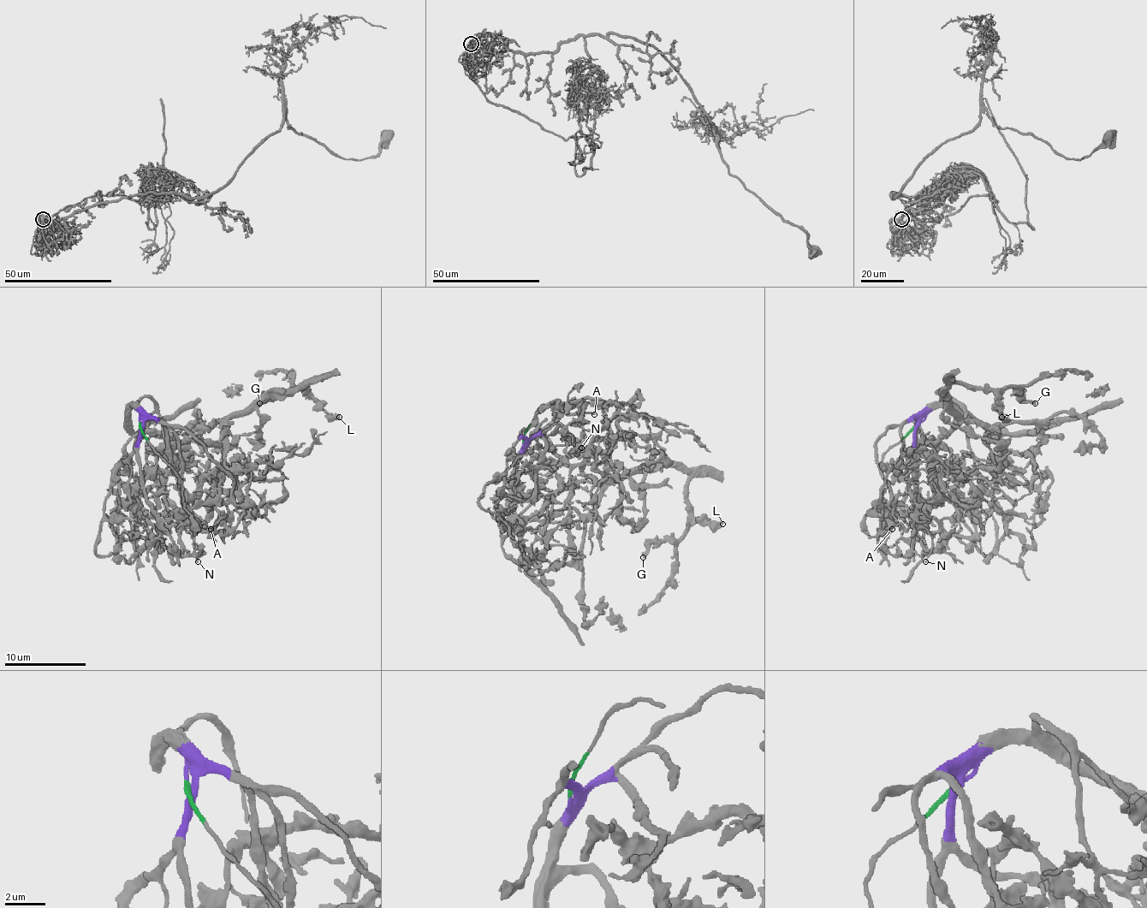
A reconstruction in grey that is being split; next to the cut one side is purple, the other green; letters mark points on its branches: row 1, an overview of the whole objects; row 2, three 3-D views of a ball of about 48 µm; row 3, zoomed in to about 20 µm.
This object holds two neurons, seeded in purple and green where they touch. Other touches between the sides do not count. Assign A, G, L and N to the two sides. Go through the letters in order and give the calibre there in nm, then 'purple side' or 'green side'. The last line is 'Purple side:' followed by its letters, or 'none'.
A: 200 nm | green side
G: 320 nm | green side
L: 550 nm | green side
N: 170 nm | purple side
Purple side: N

